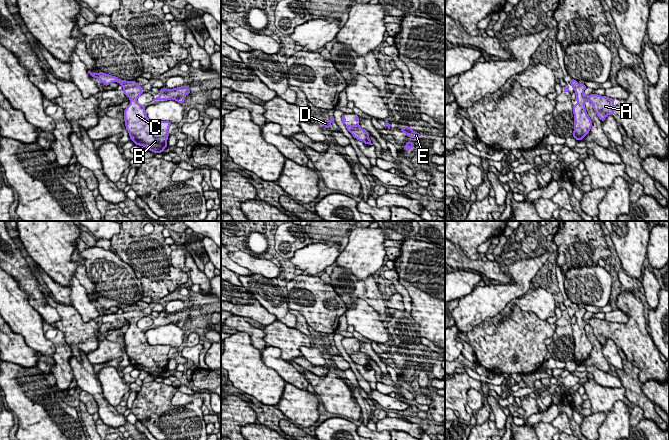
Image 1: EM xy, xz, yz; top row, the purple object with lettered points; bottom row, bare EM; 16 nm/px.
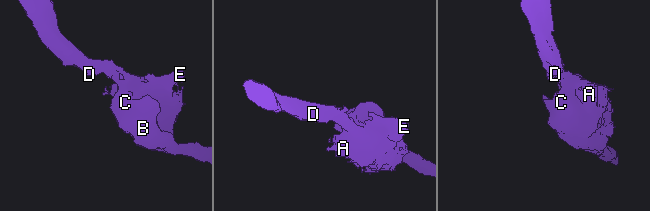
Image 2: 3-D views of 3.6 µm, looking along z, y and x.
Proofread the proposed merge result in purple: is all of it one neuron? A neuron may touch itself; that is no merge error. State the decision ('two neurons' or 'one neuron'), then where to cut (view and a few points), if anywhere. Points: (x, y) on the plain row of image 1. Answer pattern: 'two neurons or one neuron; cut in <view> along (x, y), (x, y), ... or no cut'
two neurons; cut in xy along (137, 308), (124, 313)

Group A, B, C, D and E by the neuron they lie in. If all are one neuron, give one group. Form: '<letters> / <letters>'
A B C E / D

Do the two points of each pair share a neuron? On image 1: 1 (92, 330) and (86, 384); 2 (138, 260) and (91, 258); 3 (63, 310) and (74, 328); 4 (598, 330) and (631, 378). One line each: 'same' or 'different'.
1: different
2: different
3: same
4: different

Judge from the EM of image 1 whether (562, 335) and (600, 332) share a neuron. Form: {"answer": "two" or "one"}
{"answer": "two"}

